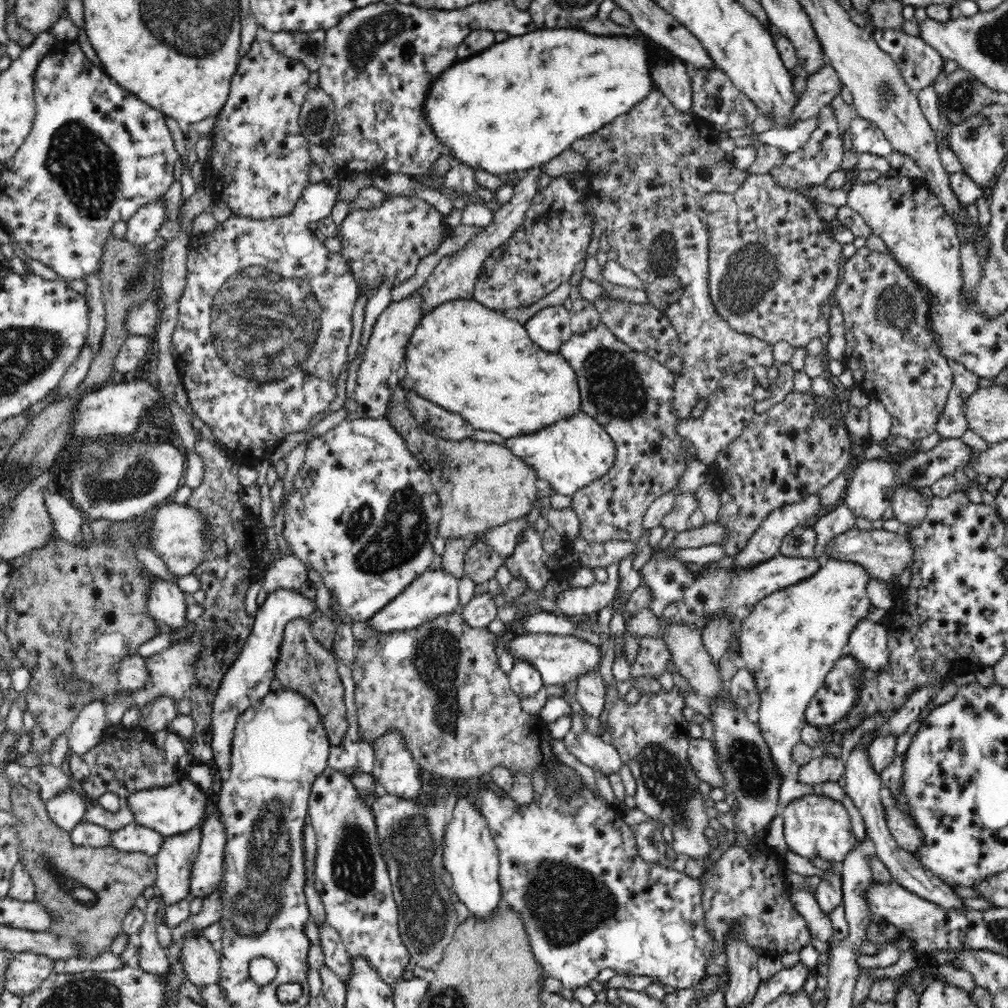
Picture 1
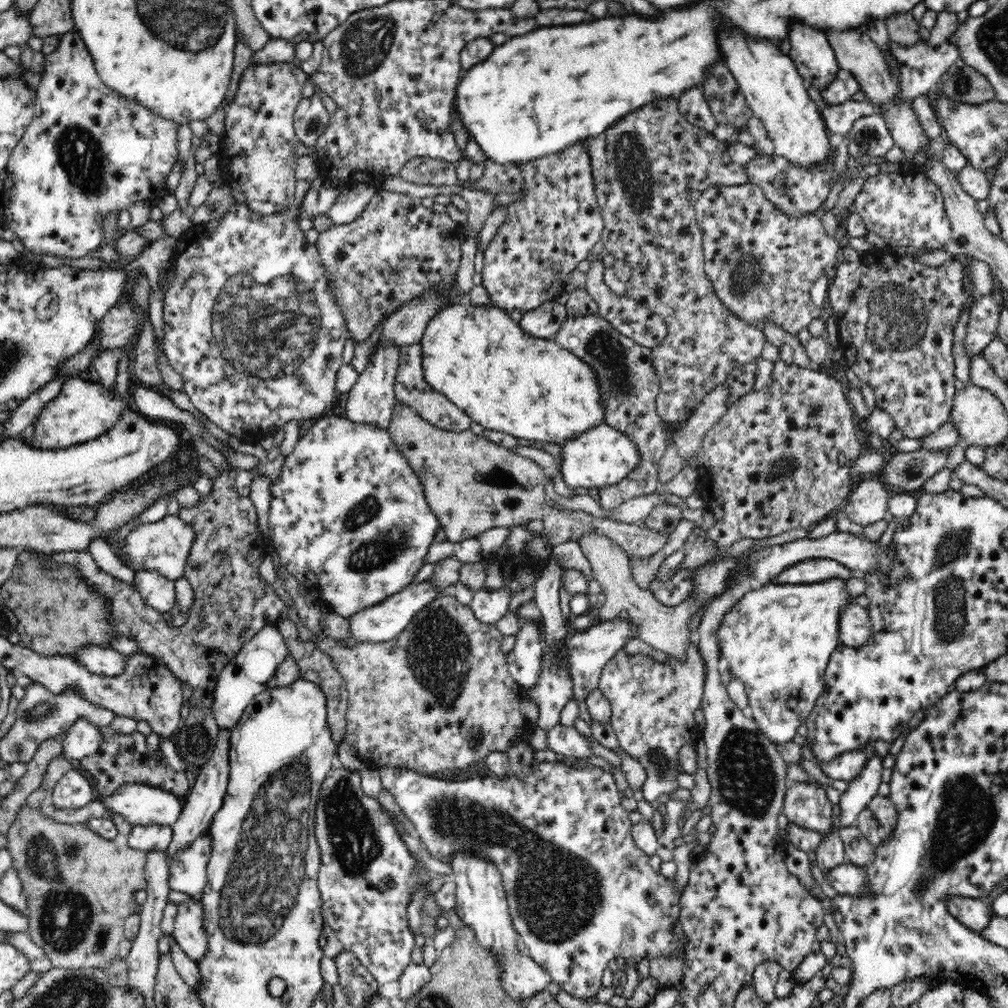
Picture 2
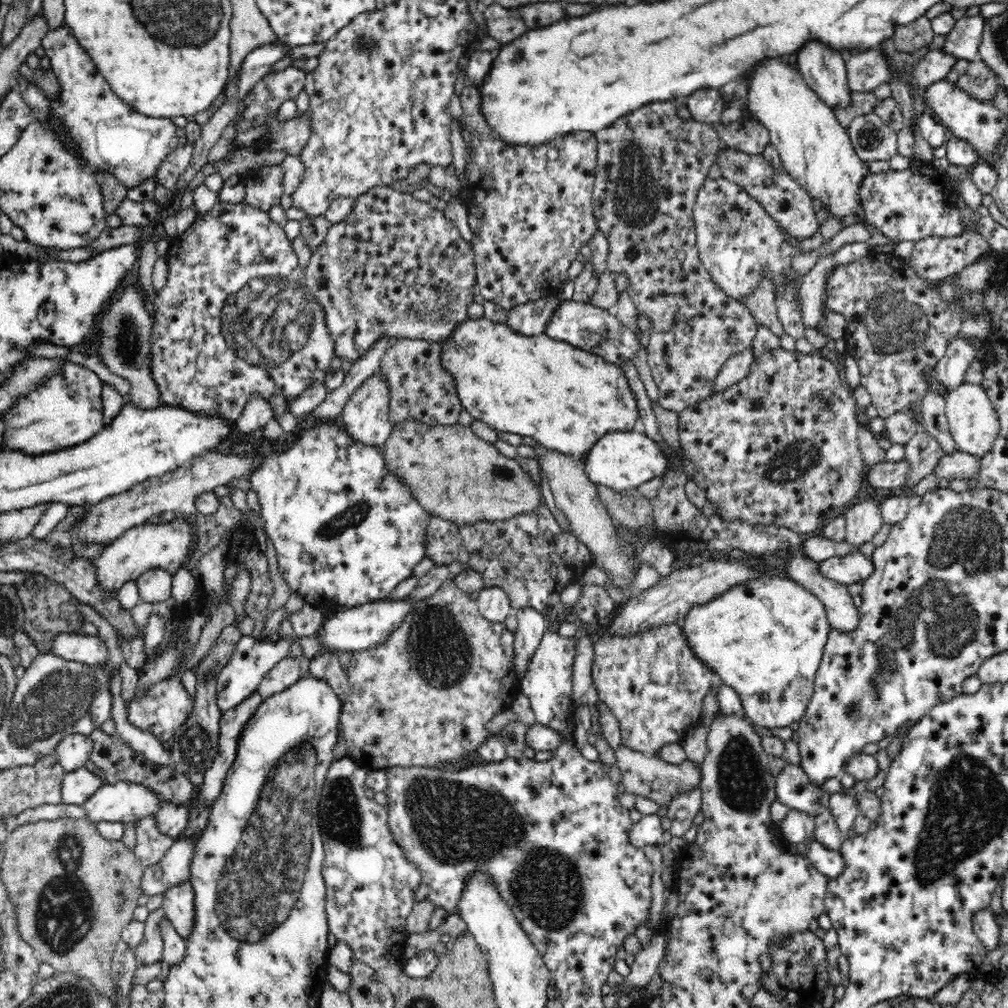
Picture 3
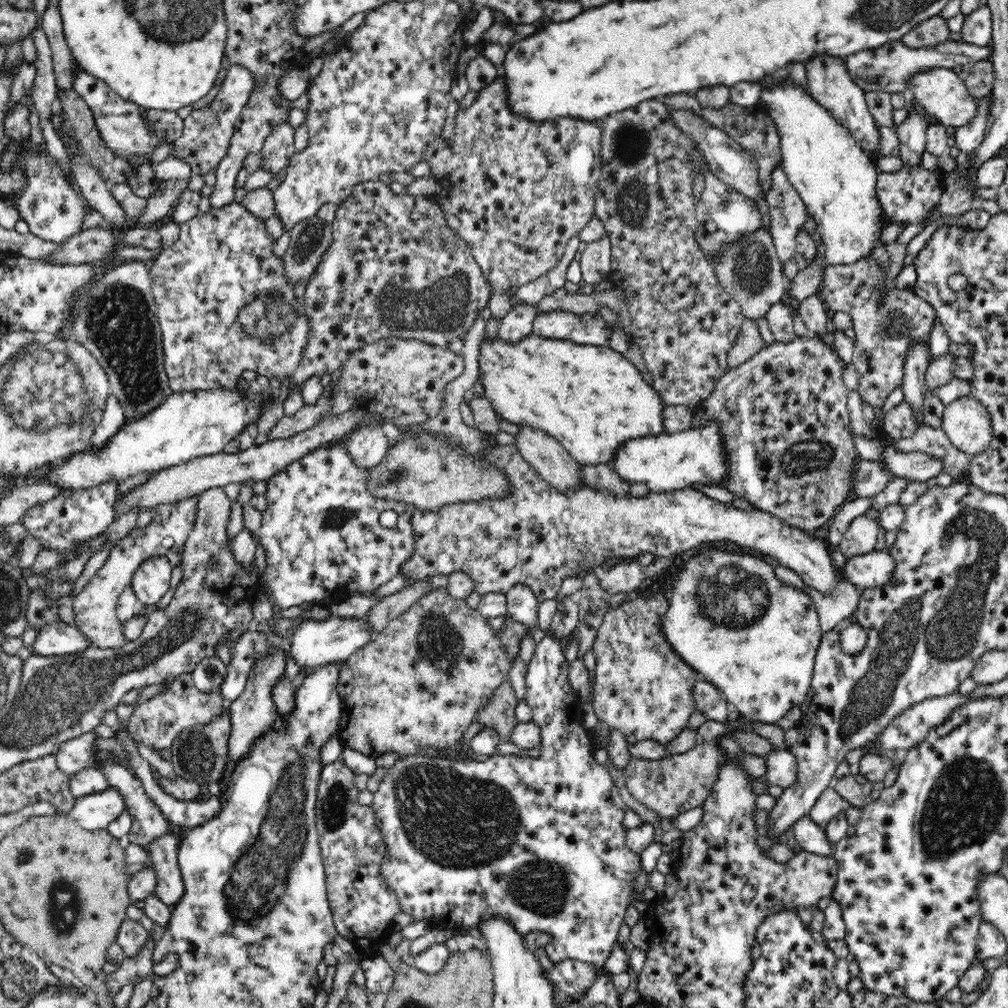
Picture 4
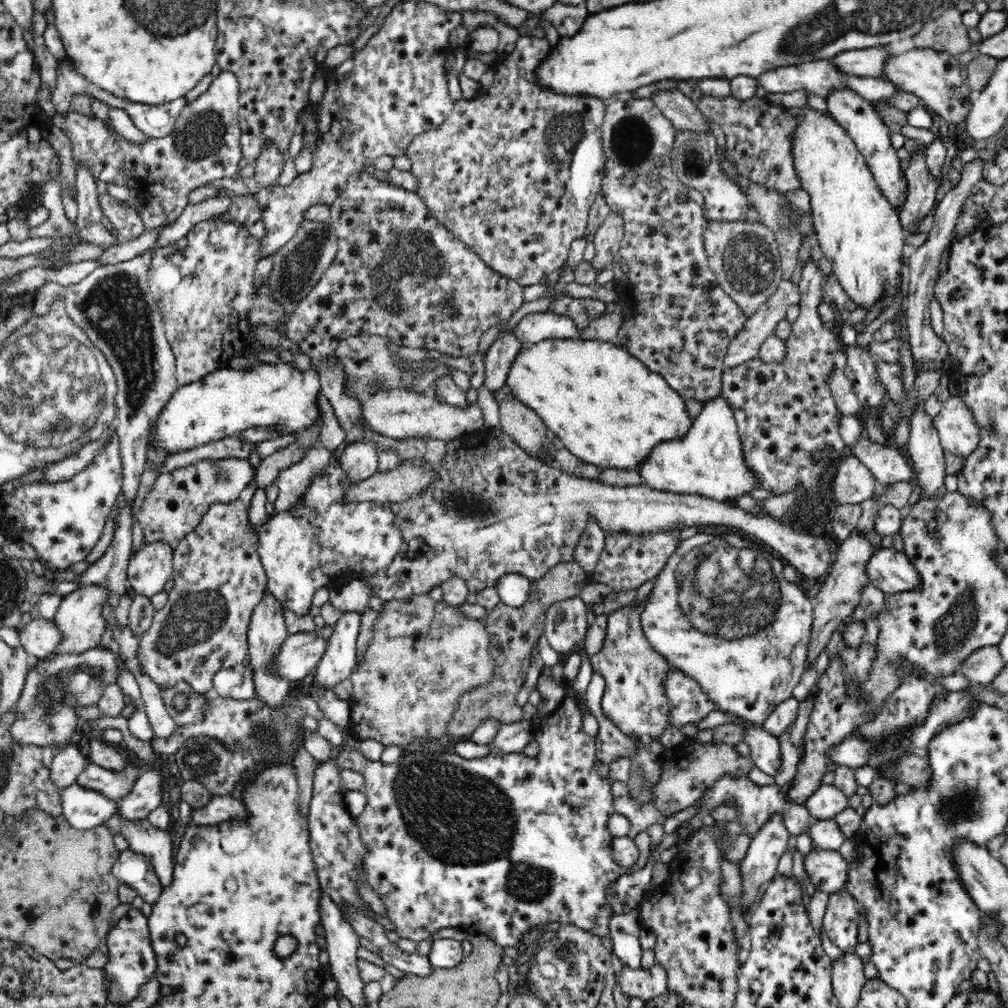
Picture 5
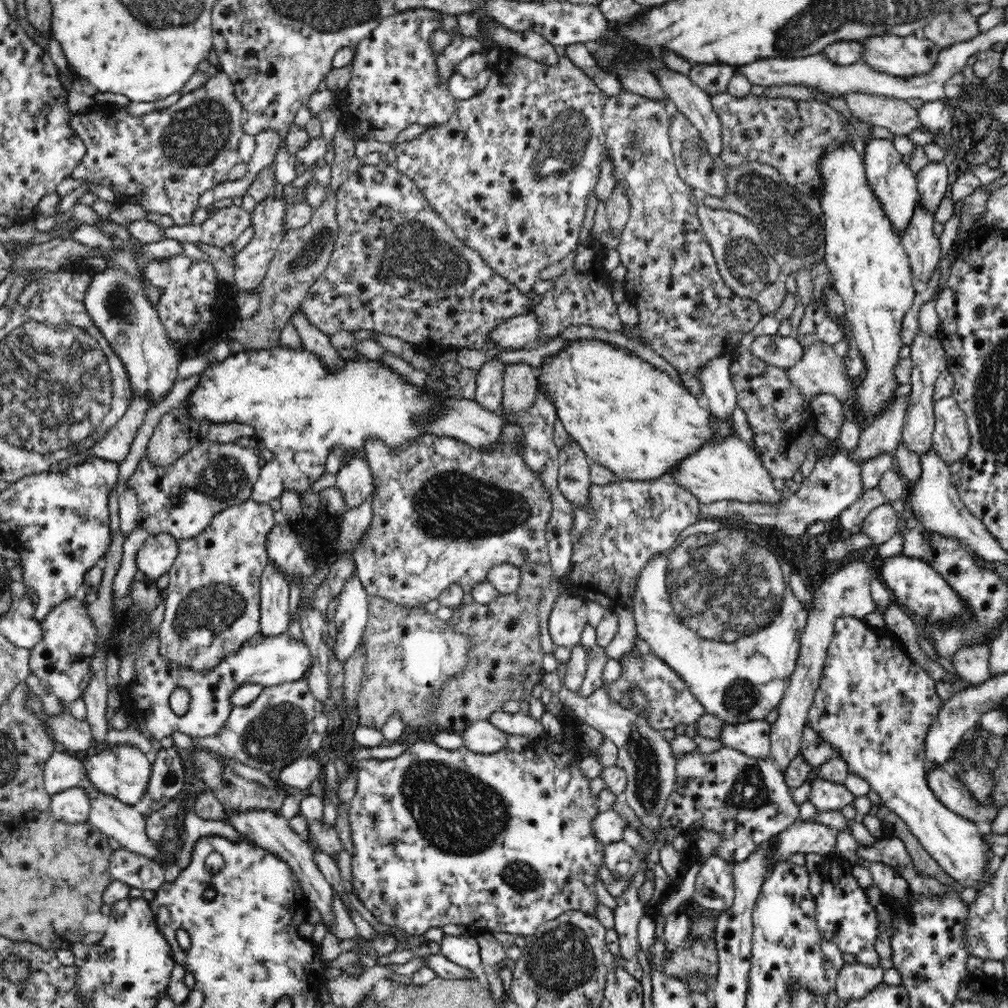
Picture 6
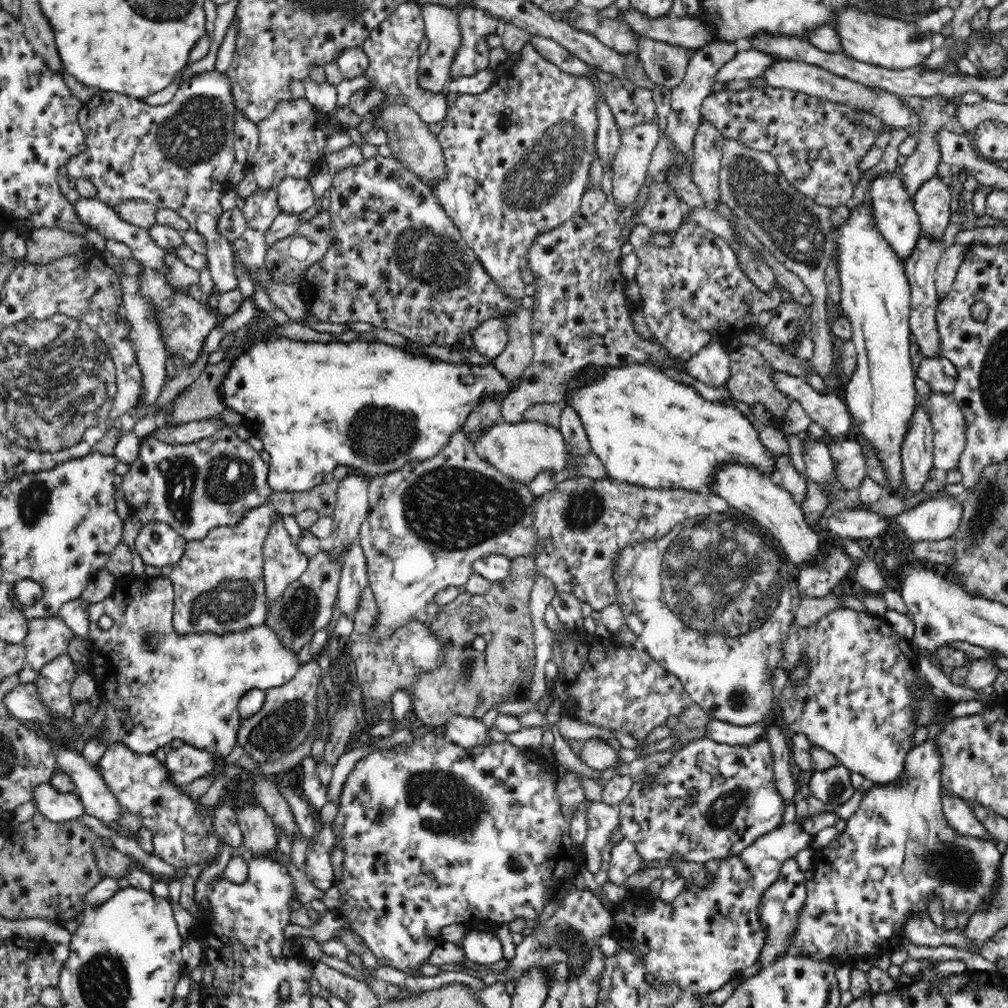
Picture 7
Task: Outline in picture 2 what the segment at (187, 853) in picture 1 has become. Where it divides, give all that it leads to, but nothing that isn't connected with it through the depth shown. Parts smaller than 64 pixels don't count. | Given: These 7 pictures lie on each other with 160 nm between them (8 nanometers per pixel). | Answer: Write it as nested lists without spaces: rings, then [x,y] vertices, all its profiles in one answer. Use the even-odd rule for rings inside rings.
[[[220,729],[216,748],[212,753],[211,759],[201,766],[196,782],[191,785],[188,794],[184,797],[182,814],[180,814],[178,820],[174,823],[172,840],[165,850],[168,862],[176,856],[176,852],[188,848],[194,840],[207,833],[214,814],[223,805],[229,780],[229,739],[231,734],[232,730],[230,729]]]

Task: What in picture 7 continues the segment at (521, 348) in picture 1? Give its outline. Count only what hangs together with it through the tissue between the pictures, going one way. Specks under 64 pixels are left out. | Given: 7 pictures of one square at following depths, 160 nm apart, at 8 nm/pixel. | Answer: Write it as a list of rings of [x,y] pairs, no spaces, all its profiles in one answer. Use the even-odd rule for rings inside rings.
[[[644,362],[607,366],[593,381],[582,381],[581,385],[570,389],[566,405],[573,408],[580,417],[591,451],[603,463],[607,476],[630,485],[652,490],[684,488],[700,492],[704,488],[709,490],[714,482],[714,472],[722,464],[738,462],[769,476],[778,471],[778,457],[760,443],[758,431],[740,410],[722,402],[706,400],[694,388],[674,381],[663,371]]]

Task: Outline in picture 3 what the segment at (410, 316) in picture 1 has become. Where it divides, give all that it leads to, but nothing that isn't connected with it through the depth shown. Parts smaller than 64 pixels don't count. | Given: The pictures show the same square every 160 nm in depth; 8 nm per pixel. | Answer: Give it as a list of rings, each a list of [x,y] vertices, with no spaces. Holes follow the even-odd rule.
[[[374,373],[370,378],[366,379],[366,382],[356,389],[343,406],[343,411],[338,421],[346,433],[350,434],[350,437],[356,442],[364,443],[365,446],[376,446],[382,448],[392,429],[394,428],[394,422],[390,421],[390,415],[388,415],[388,404],[390,404],[390,387],[388,387],[388,381]]]

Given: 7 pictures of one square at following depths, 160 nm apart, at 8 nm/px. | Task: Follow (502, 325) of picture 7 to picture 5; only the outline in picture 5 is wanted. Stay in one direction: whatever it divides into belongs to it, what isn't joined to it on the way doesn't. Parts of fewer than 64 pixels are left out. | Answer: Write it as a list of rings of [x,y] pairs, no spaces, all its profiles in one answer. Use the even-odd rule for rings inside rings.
[[[547,310],[525,315],[512,331],[523,345],[533,345],[550,339],[579,338],[582,329],[570,317]]]

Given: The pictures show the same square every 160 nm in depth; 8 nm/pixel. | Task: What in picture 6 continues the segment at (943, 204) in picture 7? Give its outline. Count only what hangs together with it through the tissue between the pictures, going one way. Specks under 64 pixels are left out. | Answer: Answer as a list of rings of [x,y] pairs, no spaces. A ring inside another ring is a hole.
[[[930,161],[915,174],[915,177],[919,194],[918,203],[922,203],[922,207],[934,216],[948,190],[948,168],[942,161]]]

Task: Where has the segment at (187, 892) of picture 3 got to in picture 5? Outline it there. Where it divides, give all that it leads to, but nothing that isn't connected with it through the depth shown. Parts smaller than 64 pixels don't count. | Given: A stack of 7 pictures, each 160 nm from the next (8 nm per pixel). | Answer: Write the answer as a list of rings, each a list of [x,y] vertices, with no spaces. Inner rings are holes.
[[[117,810],[104,822],[104,826],[113,834],[120,833],[128,841],[134,852],[143,854],[155,868],[154,872],[164,889],[168,889],[173,878],[174,846],[172,845],[173,830],[154,827],[146,819],[130,822],[121,818]]]

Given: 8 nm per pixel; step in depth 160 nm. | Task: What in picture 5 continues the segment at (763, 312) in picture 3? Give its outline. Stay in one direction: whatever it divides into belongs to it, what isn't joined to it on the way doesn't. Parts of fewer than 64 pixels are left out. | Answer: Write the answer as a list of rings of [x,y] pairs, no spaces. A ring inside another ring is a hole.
[[[714,220],[705,224],[703,243],[709,268],[719,285],[746,316],[752,316],[760,304],[764,304],[778,290],[781,280],[780,256],[774,233],[766,225],[747,220]]]

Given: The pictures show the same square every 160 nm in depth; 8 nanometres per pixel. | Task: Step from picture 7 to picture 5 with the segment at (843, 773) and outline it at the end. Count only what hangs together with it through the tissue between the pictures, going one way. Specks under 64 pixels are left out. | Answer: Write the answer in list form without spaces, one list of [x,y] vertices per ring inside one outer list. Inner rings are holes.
[[[834,784],[820,786],[810,798],[806,798],[804,805],[814,820],[834,819],[849,807],[848,796]]]

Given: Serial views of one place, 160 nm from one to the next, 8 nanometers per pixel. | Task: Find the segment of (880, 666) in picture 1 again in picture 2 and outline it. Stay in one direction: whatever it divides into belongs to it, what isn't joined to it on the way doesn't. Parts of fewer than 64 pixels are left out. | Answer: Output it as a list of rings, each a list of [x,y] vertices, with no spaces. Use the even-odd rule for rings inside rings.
[[[855,600],[848,602],[840,612],[840,624],[838,624],[841,644],[860,648],[870,640],[870,634],[872,634],[872,621],[867,609],[862,608]]]

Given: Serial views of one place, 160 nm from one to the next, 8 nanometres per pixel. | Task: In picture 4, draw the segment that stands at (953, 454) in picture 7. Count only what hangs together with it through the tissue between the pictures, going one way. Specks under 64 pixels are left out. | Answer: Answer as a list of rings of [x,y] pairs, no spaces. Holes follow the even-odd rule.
[[[972,395],[945,405],[941,429],[953,446],[972,457],[986,451],[992,442],[992,423],[988,411]]]

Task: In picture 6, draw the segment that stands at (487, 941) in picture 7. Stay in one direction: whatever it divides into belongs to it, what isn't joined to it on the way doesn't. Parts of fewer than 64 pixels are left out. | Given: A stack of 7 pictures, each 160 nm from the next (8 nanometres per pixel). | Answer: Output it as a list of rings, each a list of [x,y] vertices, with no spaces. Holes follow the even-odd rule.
[[[468,935],[448,936],[442,938],[440,945],[435,947],[436,951],[450,962],[458,964],[470,971],[482,968],[480,948],[476,938]]]

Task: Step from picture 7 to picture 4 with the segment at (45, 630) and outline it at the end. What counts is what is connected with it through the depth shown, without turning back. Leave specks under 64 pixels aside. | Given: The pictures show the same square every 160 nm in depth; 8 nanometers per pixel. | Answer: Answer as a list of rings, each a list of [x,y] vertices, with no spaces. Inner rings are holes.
[[[188,498],[175,504],[158,504],[157,516],[145,528],[132,530],[111,549],[102,568],[96,571],[82,592],[69,599],[68,605],[74,609],[74,626],[90,639],[90,644],[100,648],[122,648],[126,637],[122,631],[122,621],[117,617],[117,603],[132,576],[142,562],[152,556],[166,556],[172,566],[180,565],[184,544],[196,522],[197,498]]]

